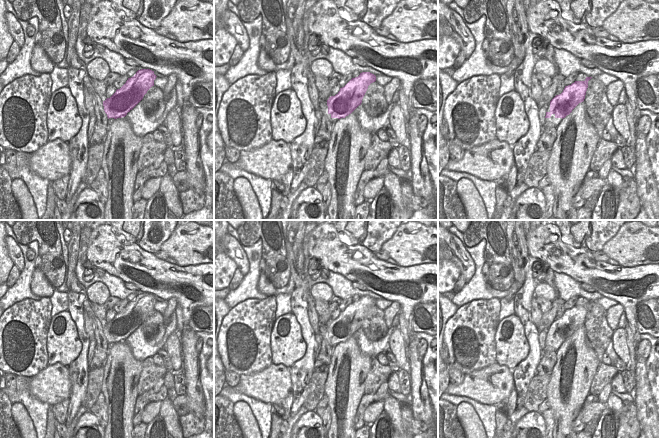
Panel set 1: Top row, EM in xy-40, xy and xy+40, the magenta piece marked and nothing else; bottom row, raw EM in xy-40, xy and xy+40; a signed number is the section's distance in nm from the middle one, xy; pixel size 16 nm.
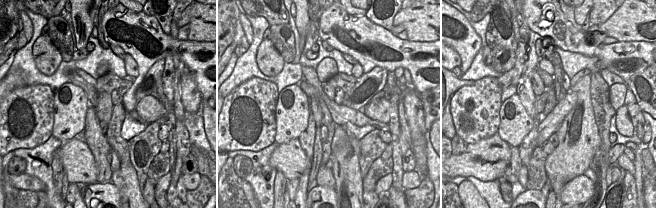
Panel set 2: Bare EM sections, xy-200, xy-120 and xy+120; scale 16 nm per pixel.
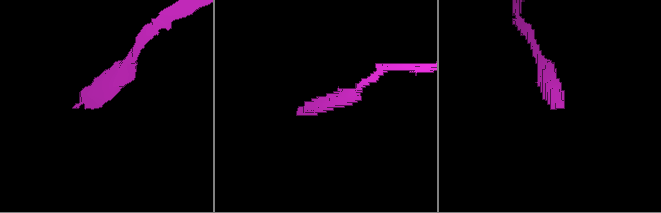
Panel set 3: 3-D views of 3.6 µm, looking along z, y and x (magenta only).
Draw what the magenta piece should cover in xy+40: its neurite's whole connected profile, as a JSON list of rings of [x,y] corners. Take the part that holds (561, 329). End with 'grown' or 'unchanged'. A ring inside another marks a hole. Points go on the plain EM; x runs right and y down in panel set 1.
[[[586,301],[584,305],[575,305],[571,309],[565,310],[563,316],[556,319],[550,325],[550,335],[546,336],[545,342],[550,342],[552,338],[555,342],[565,342],[572,334],[584,325],[588,312],[588,305],[592,301]]]; unchanged

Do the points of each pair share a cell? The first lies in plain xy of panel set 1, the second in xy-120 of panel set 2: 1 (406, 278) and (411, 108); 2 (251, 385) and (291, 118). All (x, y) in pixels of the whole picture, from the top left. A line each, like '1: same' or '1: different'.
1: different
2: different

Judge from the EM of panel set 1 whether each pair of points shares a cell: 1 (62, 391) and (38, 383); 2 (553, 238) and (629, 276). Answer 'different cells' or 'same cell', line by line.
1: same cell
2: same cell

